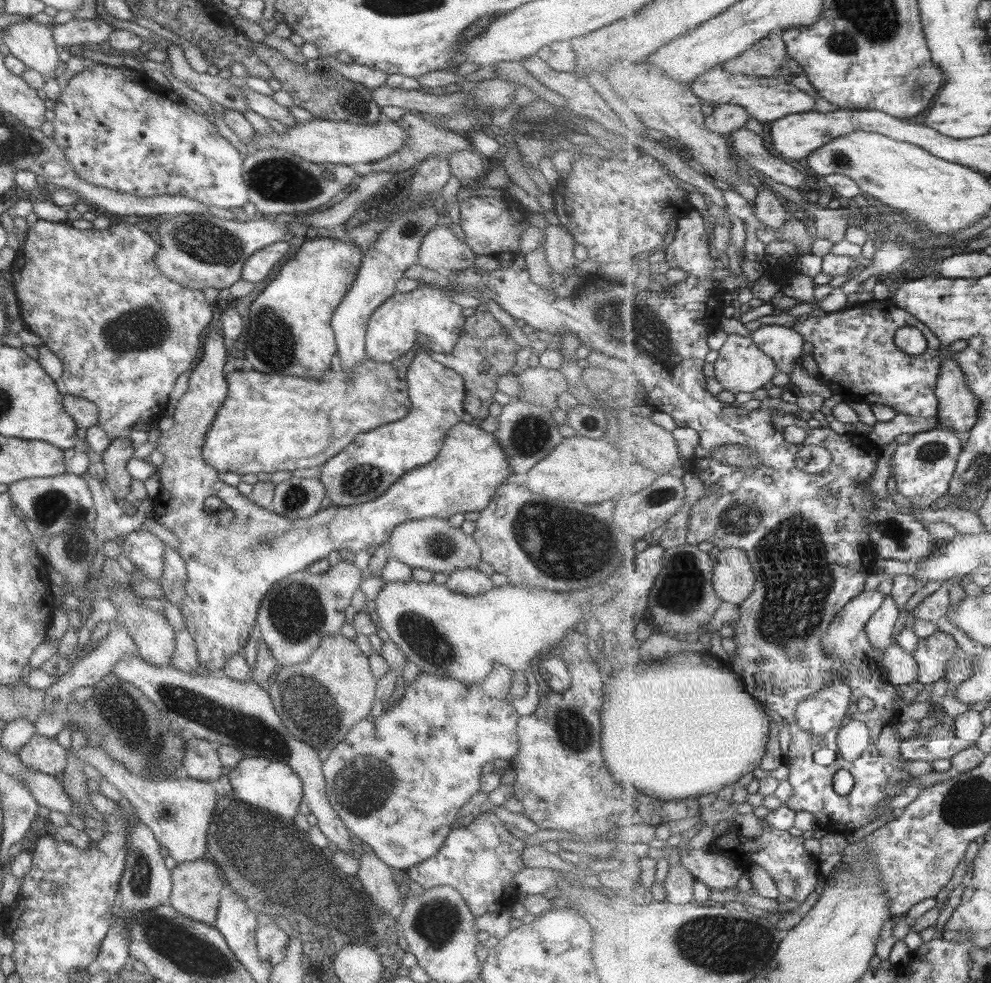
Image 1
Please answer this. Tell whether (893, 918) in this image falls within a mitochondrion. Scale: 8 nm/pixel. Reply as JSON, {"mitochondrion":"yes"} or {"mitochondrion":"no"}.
{"mitochondrion":"no"}

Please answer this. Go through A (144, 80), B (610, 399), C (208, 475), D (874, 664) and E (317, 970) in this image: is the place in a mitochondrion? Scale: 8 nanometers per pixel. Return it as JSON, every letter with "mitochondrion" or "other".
{"A":"other","B":"other","C":"other","D":"other","E":"other"}

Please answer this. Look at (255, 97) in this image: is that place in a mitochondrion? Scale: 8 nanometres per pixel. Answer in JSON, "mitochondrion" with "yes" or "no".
{"mitochondrion":"no"}

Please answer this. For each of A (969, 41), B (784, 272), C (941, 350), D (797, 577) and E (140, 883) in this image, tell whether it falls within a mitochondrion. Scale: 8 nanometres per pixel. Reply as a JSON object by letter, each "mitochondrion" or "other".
{"A":"other","B":"other","C":"other","D":"mitochondrion","E":"mitochondrion"}

